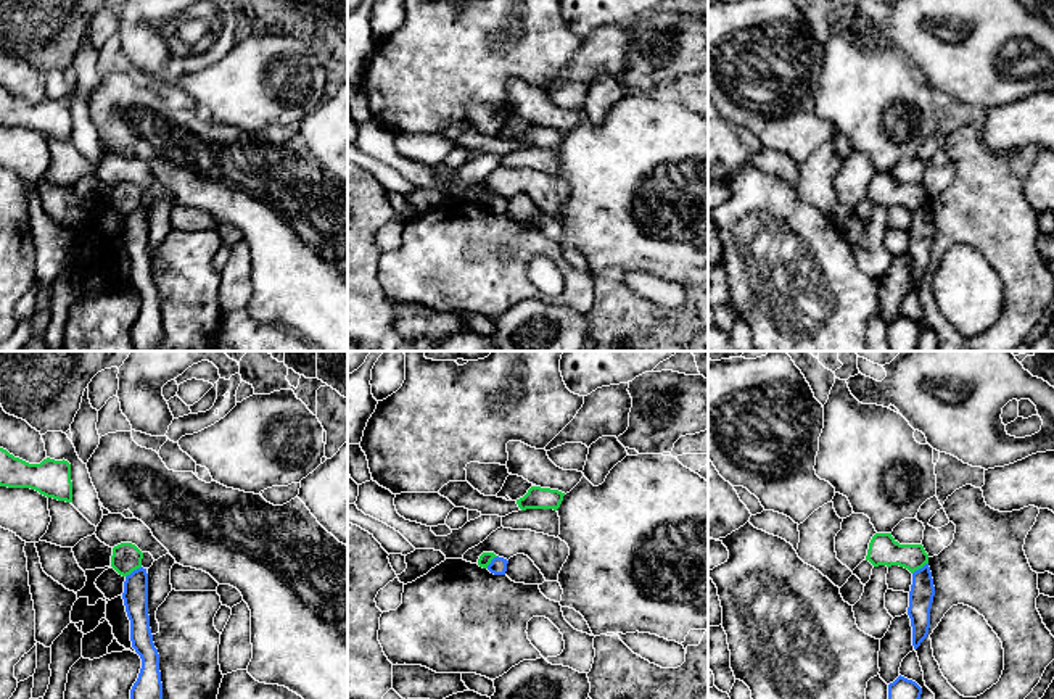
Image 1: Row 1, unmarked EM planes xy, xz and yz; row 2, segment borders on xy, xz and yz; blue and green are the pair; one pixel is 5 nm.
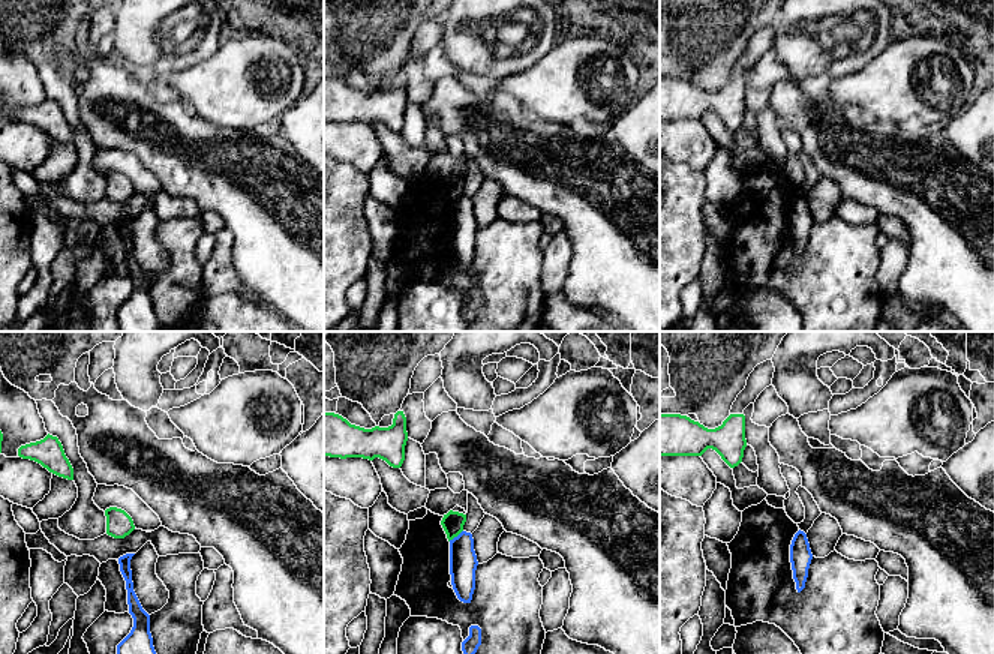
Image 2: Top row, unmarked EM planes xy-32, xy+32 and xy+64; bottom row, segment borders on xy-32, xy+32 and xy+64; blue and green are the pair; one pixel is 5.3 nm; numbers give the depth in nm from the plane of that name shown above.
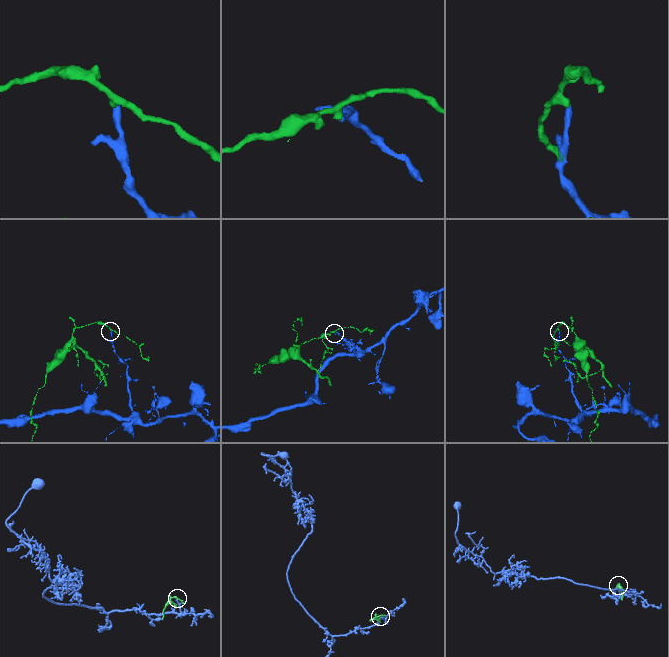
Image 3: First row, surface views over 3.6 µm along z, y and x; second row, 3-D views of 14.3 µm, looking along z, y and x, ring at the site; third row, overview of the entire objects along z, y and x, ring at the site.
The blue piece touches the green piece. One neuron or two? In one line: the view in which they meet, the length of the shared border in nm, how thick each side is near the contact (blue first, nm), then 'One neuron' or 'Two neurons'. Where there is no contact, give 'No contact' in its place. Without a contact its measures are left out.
Touches blue in xy. Shared border 100 nm. Thickness 130 nm (blue) against 150 nm. Two neurons

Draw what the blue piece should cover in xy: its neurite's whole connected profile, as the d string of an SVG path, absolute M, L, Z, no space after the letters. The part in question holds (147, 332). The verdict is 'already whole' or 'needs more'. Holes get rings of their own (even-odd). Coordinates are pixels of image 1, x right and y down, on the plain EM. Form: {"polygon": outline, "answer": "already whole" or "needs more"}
{"polygon": "M140 206L126 216L122 238L130 259L132 287L142 298L130 340L135 351L158 351L163 343L163 322L159 293L150 267L146 208Z", "answer": "already whole"}

